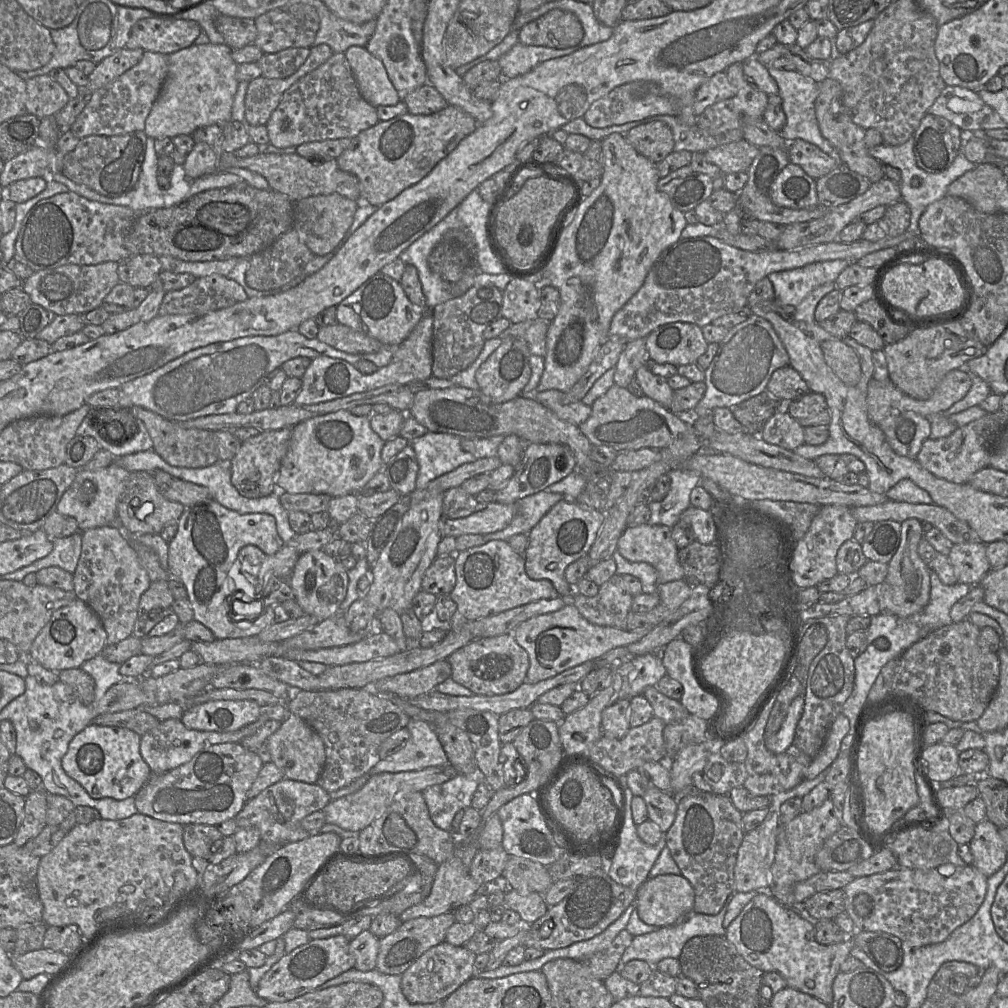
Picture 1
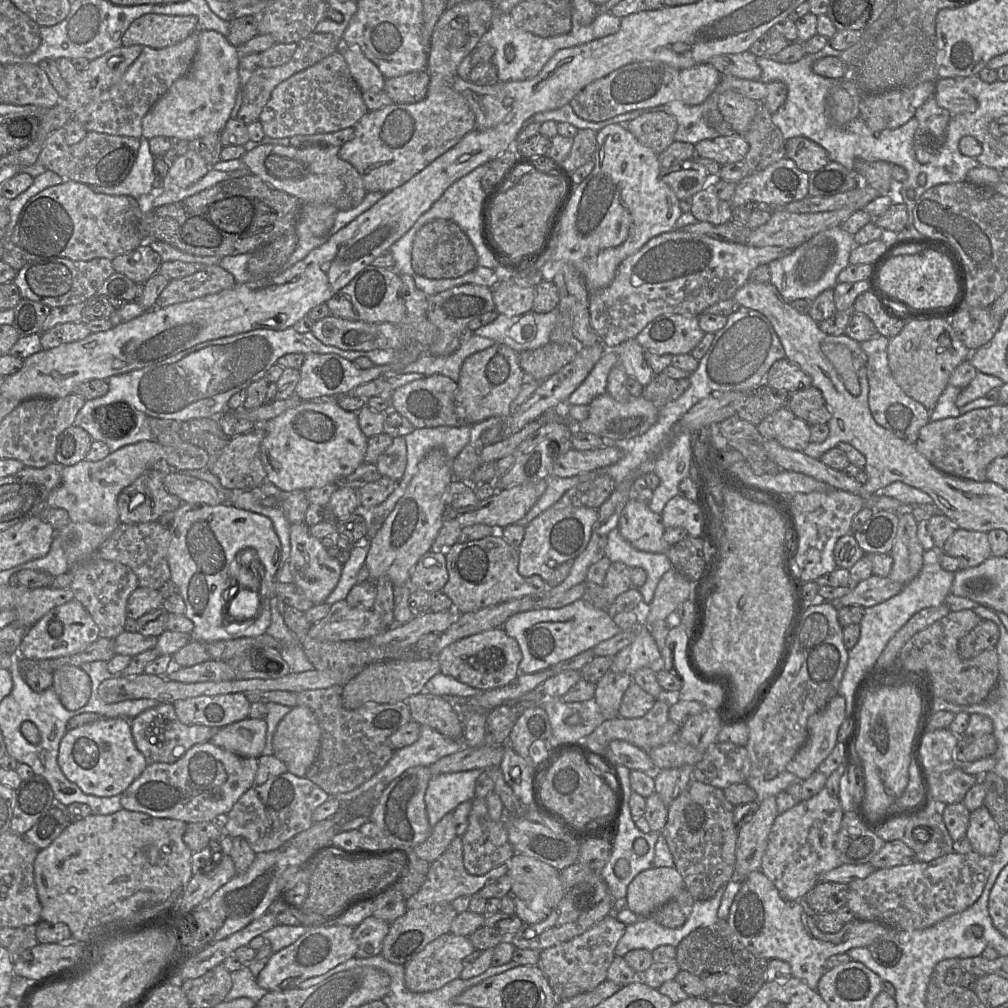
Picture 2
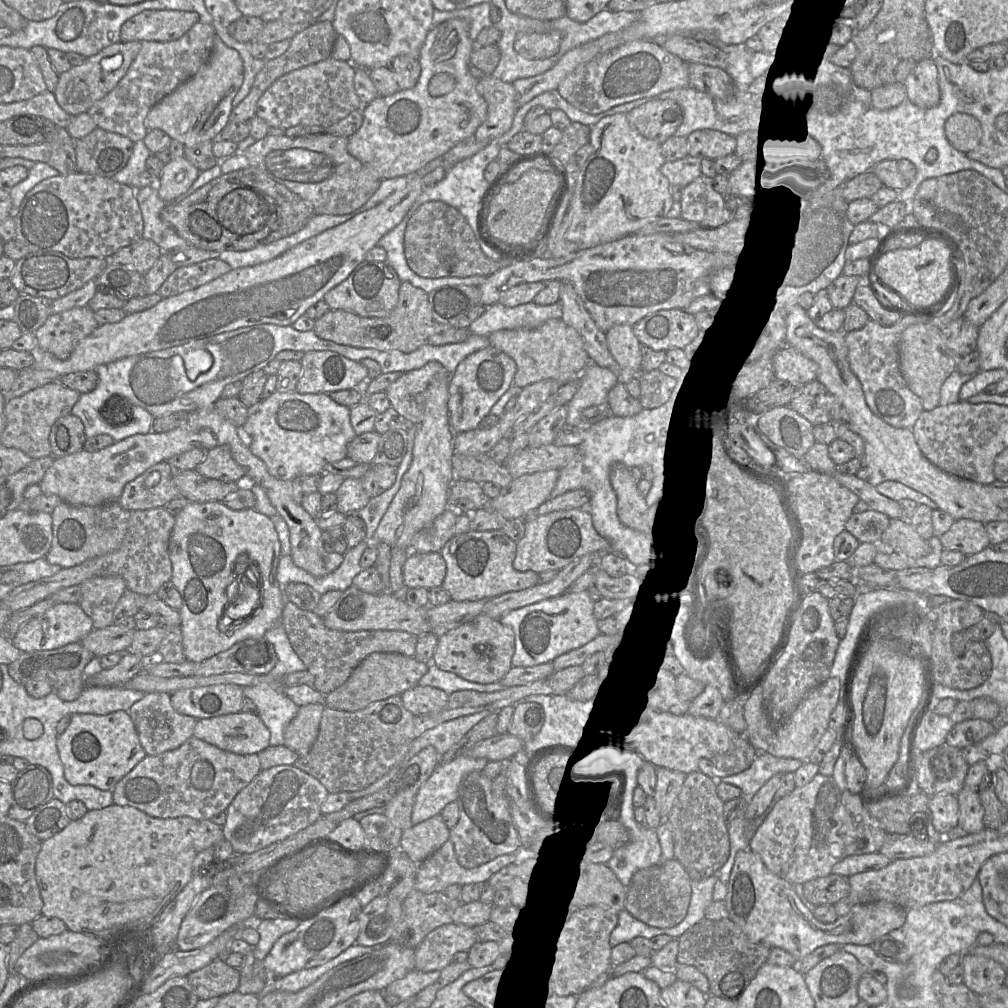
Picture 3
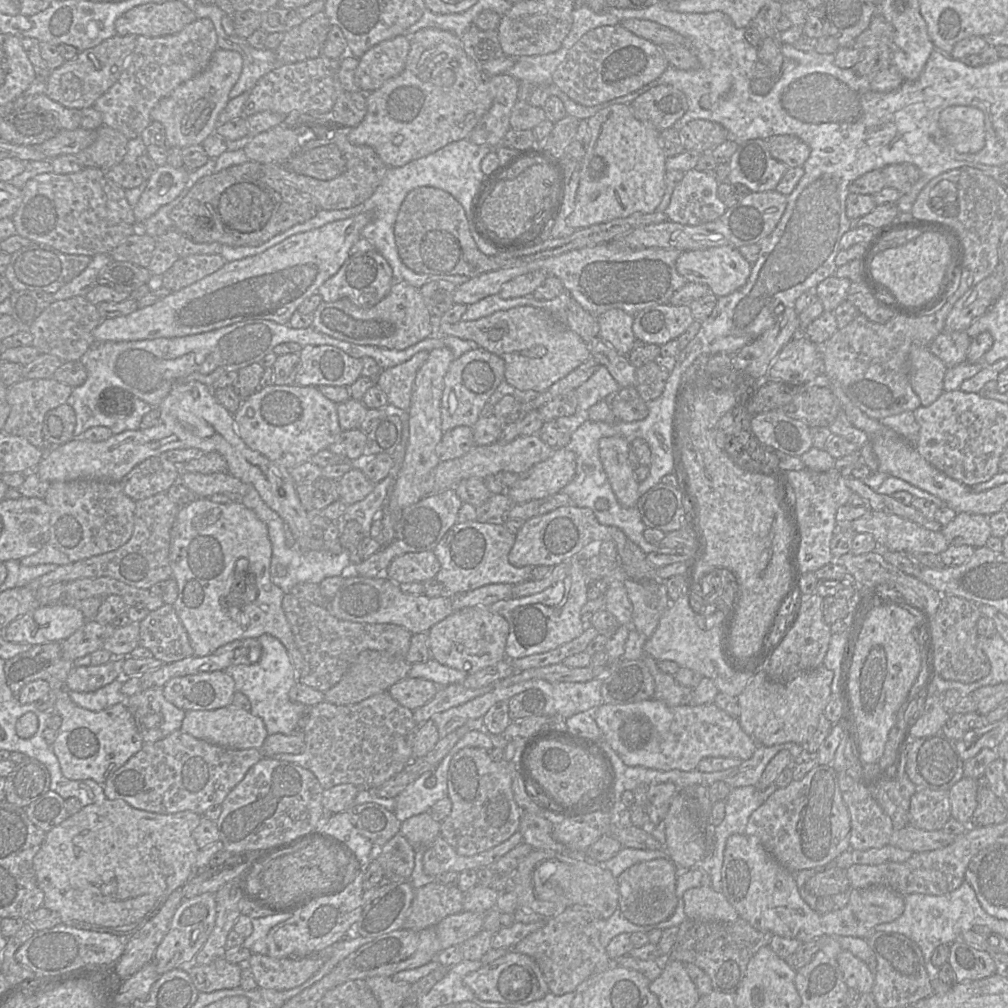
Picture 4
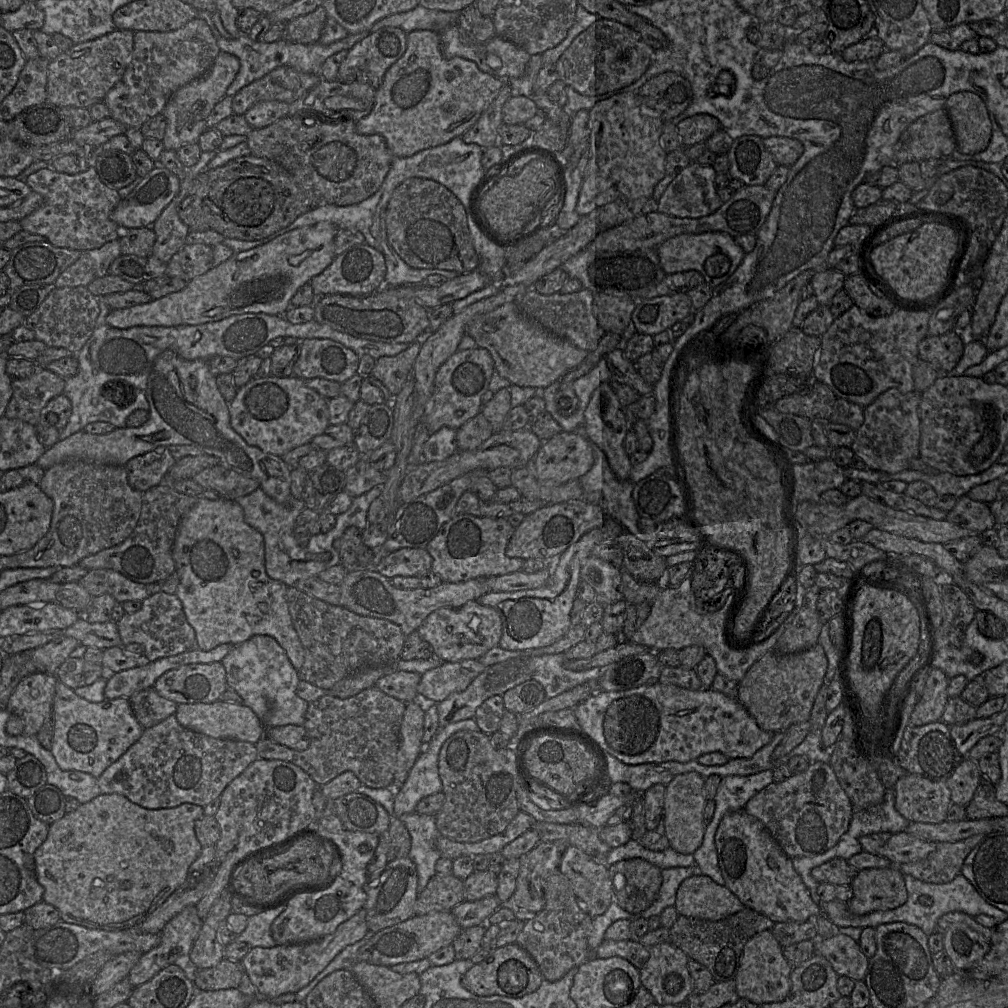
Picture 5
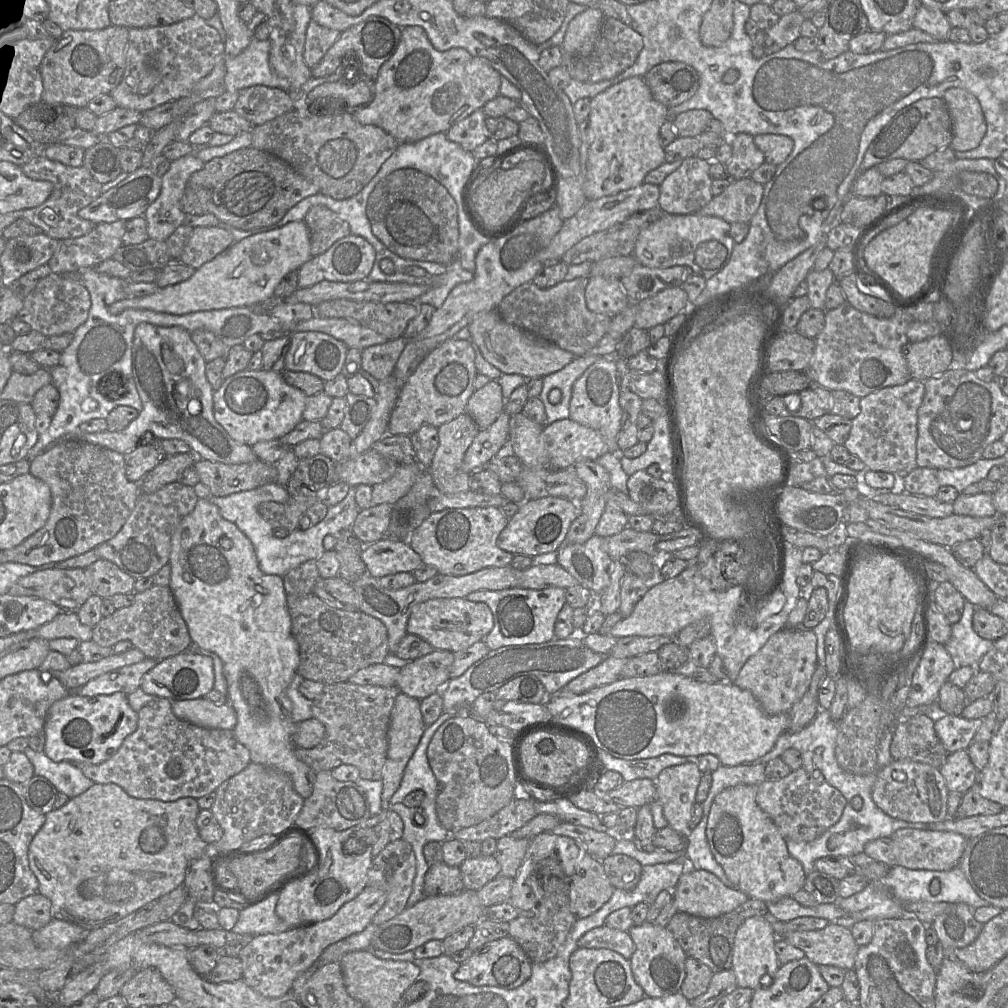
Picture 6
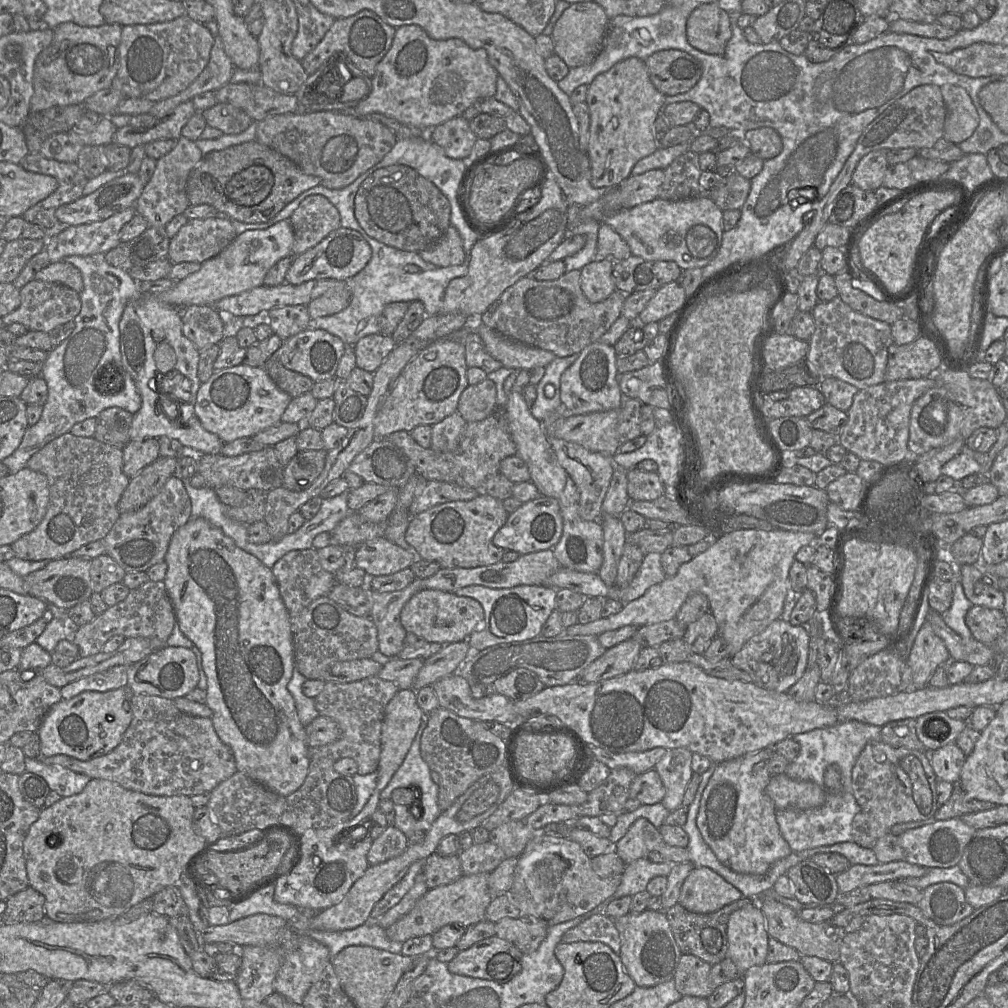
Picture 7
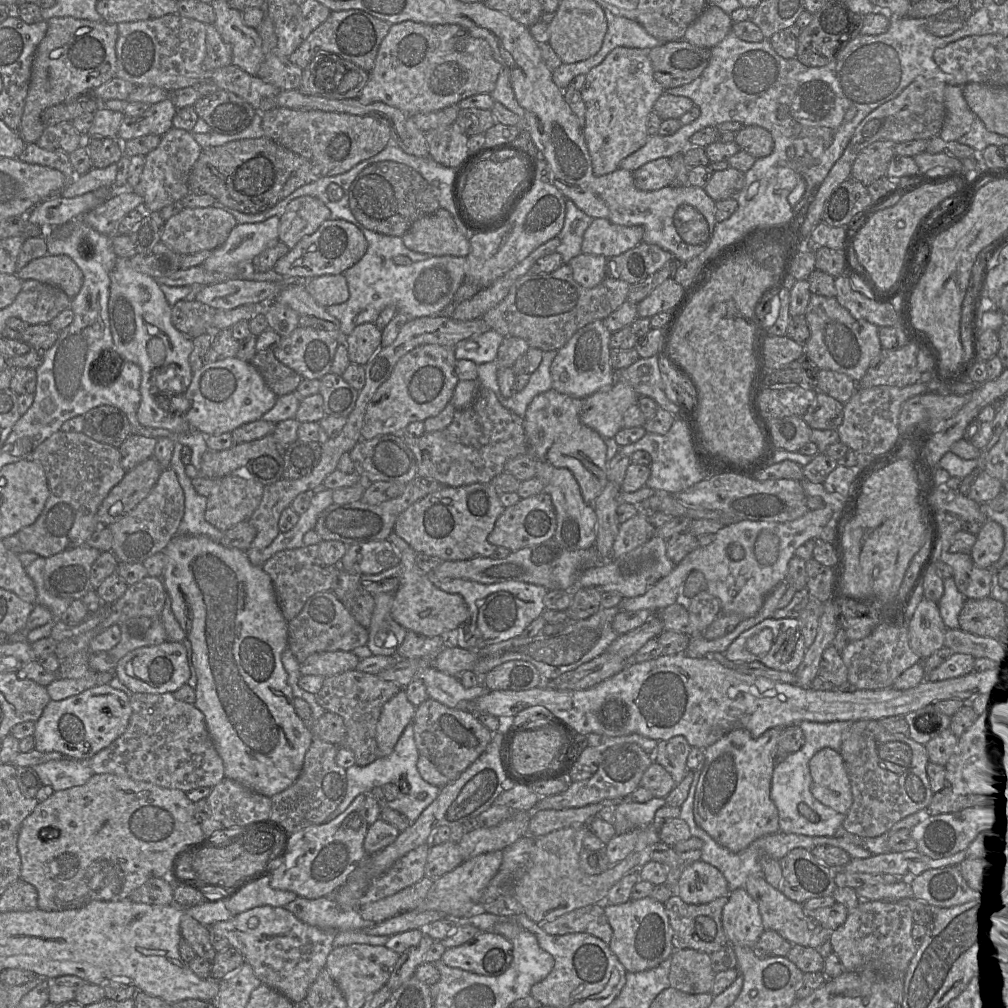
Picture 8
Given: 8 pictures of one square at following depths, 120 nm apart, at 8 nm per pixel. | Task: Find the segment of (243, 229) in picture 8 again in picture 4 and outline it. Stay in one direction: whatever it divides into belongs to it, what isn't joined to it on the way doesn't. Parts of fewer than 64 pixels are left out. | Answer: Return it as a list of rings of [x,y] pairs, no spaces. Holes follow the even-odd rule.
[[[363,212],[344,220],[330,222],[317,229],[292,235],[261,253],[226,262],[214,273],[177,292],[172,292],[153,305],[137,309],[126,316],[102,319],[93,331],[94,343],[184,337],[213,331],[250,319],[288,324],[303,301],[318,293],[319,287],[338,272],[350,257],[352,246],[361,238],[362,229],[373,220],[373,212]]]

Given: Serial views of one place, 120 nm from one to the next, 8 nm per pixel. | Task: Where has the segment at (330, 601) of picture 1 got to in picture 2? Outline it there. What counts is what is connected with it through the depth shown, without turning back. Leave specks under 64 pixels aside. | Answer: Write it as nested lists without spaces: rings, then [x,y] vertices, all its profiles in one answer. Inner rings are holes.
[[[305,523],[290,525],[290,572],[293,583],[303,590],[308,599],[314,605],[326,601],[327,597],[335,589],[343,569],[338,559],[331,557],[322,542],[309,532],[309,526]]]

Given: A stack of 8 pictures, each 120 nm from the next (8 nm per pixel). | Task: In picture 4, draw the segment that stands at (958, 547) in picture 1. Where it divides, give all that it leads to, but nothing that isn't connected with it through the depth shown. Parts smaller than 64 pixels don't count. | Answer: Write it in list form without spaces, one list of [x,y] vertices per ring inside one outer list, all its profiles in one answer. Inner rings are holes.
[[[968,512],[957,513],[952,521],[941,529],[948,545],[968,545],[974,548],[986,546],[991,536],[987,516]]]

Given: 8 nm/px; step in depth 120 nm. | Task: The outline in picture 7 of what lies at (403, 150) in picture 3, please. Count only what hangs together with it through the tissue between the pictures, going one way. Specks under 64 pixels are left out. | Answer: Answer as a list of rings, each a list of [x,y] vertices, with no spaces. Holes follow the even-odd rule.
[[[403,25],[395,30],[389,51],[376,65],[369,97],[355,109],[360,116],[380,113],[408,125],[416,131],[434,127],[461,116],[475,102],[494,97],[498,72],[488,61],[485,49],[472,49],[458,38],[432,39],[419,25]]]

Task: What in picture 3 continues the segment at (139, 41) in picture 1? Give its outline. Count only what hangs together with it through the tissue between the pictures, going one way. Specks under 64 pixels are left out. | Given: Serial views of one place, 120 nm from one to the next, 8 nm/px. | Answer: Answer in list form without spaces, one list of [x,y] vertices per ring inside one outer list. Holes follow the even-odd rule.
[[[144,10],[128,19],[121,27],[121,41],[172,41],[183,36],[196,22],[199,14],[182,10]]]

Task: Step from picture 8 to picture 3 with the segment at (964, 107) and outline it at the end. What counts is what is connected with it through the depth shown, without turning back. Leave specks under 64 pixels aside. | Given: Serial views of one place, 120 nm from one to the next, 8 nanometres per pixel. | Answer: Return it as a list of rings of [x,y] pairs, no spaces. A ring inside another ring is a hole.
[[[955,113],[946,120],[945,133],[951,145],[966,154],[979,145],[982,127],[974,116]]]

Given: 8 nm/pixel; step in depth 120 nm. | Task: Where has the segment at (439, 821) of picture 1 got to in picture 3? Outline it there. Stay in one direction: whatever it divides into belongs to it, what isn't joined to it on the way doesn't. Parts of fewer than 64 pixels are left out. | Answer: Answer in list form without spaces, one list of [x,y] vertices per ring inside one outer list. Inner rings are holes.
[[[464,753],[441,762],[417,793],[411,816],[413,825],[440,814],[447,804],[456,801],[464,777],[482,771],[488,762]]]

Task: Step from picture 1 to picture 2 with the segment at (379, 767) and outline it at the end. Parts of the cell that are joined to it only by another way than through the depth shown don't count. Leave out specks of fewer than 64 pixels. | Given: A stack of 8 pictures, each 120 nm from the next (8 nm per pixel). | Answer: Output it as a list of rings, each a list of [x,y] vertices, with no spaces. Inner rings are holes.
[[[421,725],[420,736],[417,741],[395,750],[386,765],[362,785],[352,791],[339,793],[335,797],[342,804],[351,802],[379,784],[389,784],[411,767],[429,767],[441,758],[458,752],[464,746],[462,739],[449,739],[435,729]]]

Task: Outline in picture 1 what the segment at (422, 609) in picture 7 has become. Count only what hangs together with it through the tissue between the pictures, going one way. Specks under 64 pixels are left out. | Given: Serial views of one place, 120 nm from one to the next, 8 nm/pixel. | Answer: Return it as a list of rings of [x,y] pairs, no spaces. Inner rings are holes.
[[[512,634],[480,638],[453,652],[447,661],[451,665],[451,678],[476,695],[501,695],[513,692],[526,681],[529,657]]]

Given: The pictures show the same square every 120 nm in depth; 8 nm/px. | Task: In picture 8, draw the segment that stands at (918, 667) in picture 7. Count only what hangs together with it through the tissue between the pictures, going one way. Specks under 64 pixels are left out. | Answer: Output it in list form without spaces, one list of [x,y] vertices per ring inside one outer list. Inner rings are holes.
[[[924,597],[908,622],[911,649],[921,661],[927,659],[945,646],[946,630],[938,604]]]

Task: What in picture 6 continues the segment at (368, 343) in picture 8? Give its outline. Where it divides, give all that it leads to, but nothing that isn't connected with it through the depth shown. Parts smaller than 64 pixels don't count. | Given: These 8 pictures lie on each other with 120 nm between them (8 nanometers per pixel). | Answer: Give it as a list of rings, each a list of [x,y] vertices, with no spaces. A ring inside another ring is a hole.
[[[400,337],[361,351],[361,367],[378,381],[393,375],[397,361],[407,343]]]

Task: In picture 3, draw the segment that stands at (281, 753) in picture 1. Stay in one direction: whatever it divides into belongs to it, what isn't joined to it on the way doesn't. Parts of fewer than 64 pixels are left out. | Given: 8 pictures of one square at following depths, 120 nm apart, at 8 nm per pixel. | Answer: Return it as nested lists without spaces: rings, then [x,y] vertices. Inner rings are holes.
[[[324,703],[299,707],[296,716],[285,728],[284,745],[299,757],[306,755],[315,742],[324,707]]]

